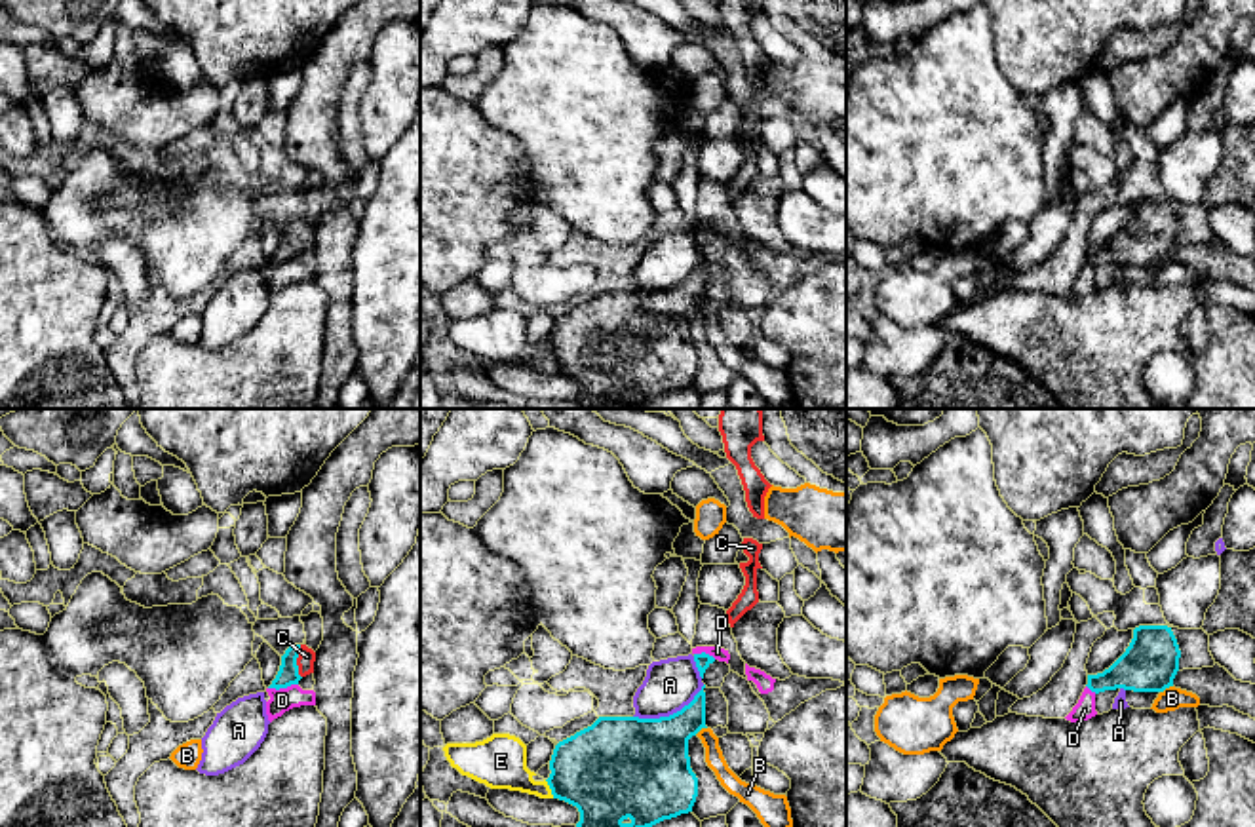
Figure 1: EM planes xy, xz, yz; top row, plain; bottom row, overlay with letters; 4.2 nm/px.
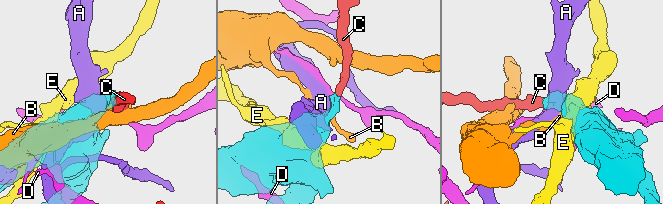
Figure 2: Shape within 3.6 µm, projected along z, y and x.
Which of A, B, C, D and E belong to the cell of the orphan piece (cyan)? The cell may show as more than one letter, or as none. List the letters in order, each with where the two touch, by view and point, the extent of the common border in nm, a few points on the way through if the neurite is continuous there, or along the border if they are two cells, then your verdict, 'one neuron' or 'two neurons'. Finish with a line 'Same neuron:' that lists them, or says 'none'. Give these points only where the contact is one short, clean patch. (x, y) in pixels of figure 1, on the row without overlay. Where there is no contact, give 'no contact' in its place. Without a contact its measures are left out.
A: meets cyan in xz at (670, 289); contact 340 nm long; two neurons
B: meets cyan in yz at (1166, 261); contact 70 nm long; border along yz (1172, 259), (1160, 267); two neurons
C: meets cyan in xy at (295, 236); contact 140 nm long; runs through xy (288, 248), (295, 236), (307, 230); one neuron
D: meets cyan in xy at (282, 261); contact 130 nm long; border along xy (297, 257), (286, 263), (269, 263); two neurons
E: meets cyan in xz at (550, 362); contact 90 nm long; two neurons
Same neuron: C

